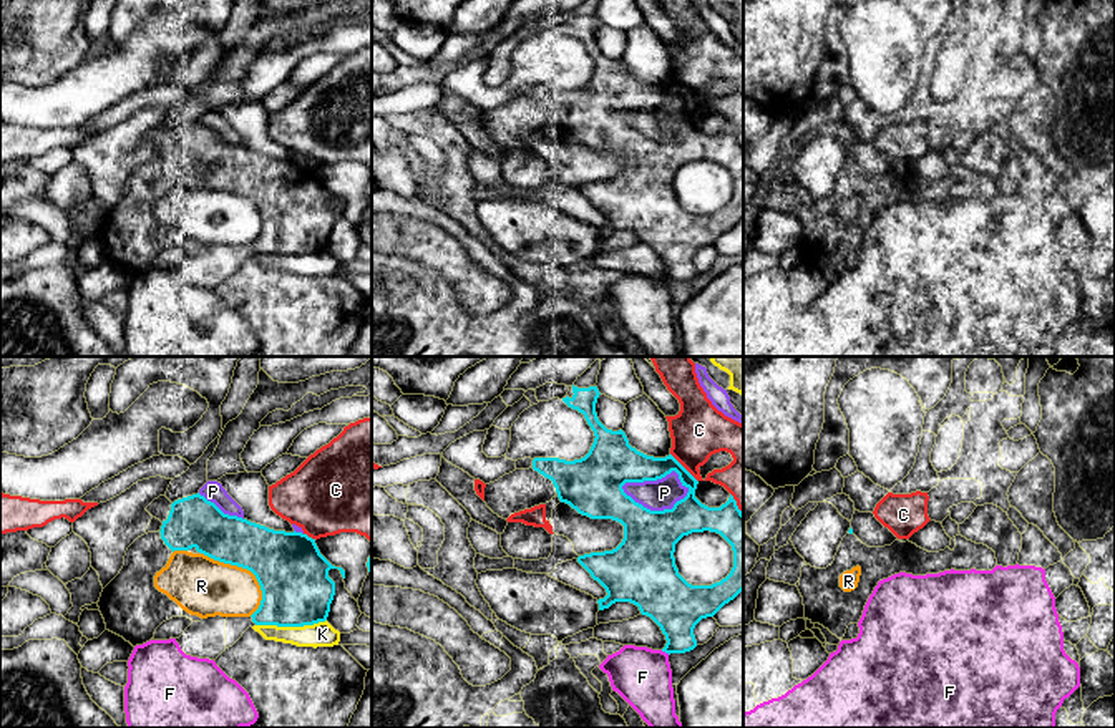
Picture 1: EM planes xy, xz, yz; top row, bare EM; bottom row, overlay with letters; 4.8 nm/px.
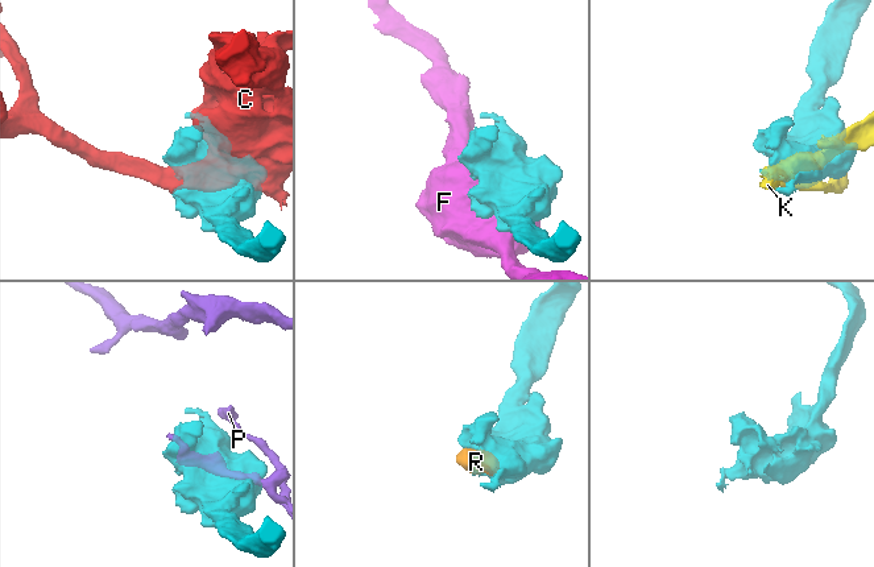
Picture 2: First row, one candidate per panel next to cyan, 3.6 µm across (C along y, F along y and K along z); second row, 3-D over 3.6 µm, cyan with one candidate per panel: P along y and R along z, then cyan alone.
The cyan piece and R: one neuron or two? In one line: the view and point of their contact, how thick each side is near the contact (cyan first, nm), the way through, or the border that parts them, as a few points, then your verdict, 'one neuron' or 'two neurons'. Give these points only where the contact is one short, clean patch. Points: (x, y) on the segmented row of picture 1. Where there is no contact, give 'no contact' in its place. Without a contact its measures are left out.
meets cyan in xy at (248, 569); 340 nm thick on the cyan side, 280 nm on the other; two neurons

